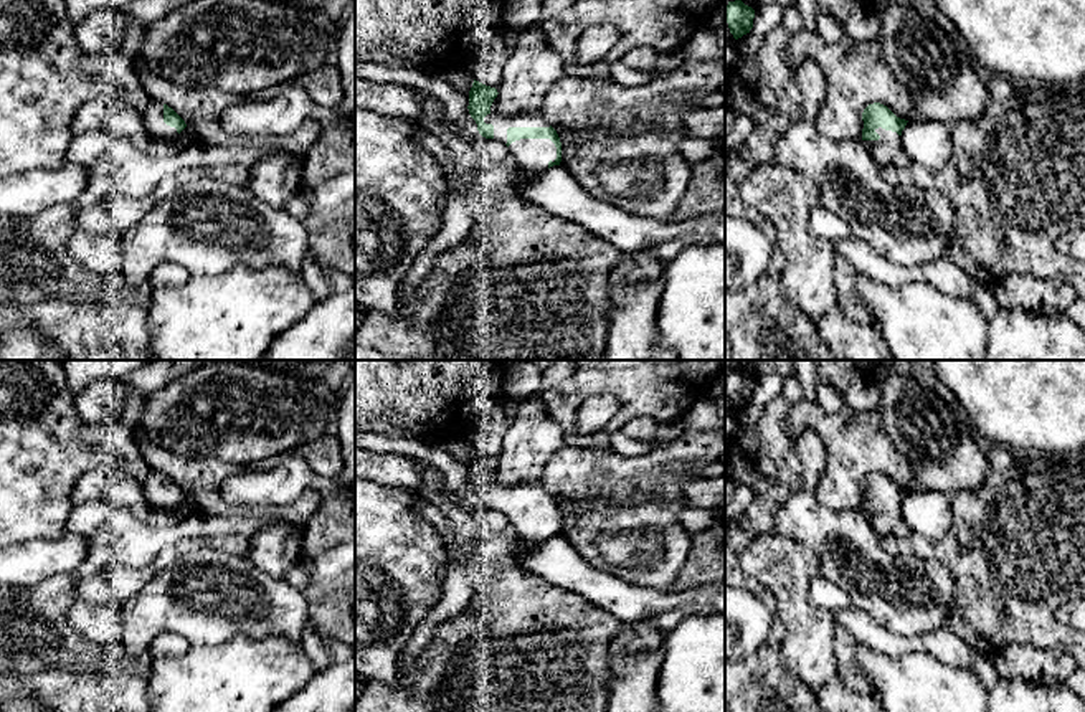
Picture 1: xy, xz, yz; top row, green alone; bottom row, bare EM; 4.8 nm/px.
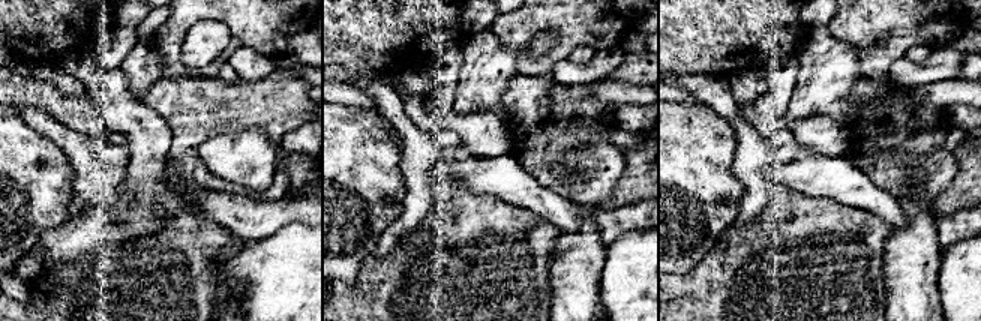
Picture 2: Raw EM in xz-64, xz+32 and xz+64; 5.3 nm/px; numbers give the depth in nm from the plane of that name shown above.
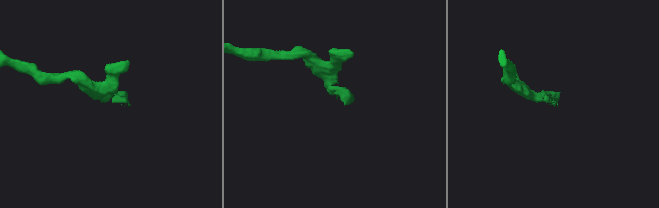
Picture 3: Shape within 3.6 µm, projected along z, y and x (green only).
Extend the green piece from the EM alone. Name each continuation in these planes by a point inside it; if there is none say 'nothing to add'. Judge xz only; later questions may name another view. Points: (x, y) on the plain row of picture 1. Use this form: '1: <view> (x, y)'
1: xz (529, 526)

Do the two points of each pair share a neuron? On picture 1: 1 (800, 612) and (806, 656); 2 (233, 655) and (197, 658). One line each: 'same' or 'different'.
1: same
2: same

